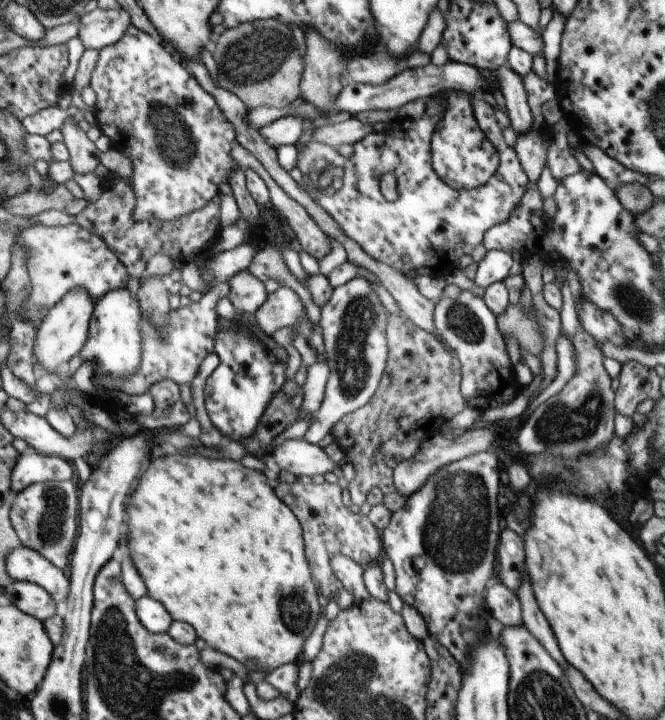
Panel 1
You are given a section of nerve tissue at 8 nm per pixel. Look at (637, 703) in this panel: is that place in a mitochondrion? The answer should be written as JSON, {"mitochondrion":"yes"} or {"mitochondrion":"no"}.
{"mitochondrion":"no"}

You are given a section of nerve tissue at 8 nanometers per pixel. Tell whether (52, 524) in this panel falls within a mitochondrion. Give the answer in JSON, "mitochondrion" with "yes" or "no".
{"mitochondrion":"yes"}

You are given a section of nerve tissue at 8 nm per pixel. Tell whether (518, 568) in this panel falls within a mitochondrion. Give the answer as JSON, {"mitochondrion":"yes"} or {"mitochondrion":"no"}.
{"mitochondrion":"no"}

